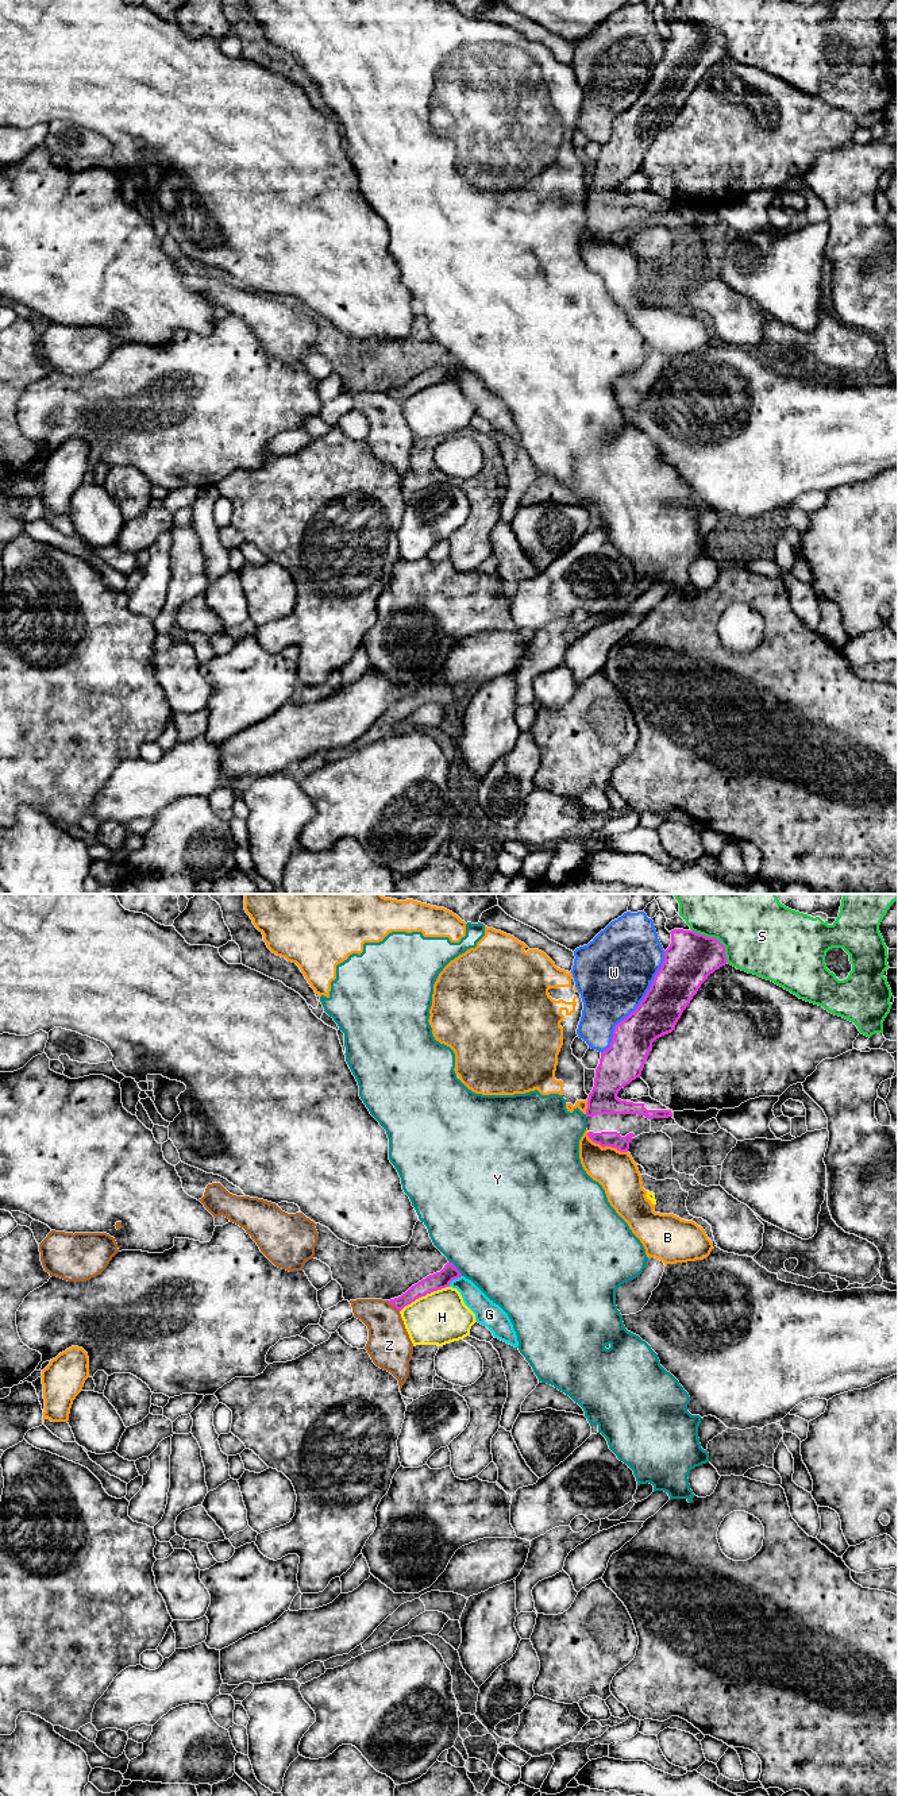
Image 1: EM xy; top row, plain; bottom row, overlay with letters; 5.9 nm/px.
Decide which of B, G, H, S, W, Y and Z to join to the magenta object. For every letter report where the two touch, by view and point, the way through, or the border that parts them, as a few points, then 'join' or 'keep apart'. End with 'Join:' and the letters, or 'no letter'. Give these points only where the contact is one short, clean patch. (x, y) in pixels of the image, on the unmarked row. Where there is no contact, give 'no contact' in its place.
B: contact xy (606, 238); keep apart
G: contact xy (454, 372); border xy (461, 367), (447, 378); keep apart
H: contact xy (423, 388); keep apart
S: contact xy (716, 31); keep apart
W: contact xy (640, 96); keep apart
Y: contact xy (455, 361); keep apart
Z: contact xy (393, 399); keep apart
Join: no letter

